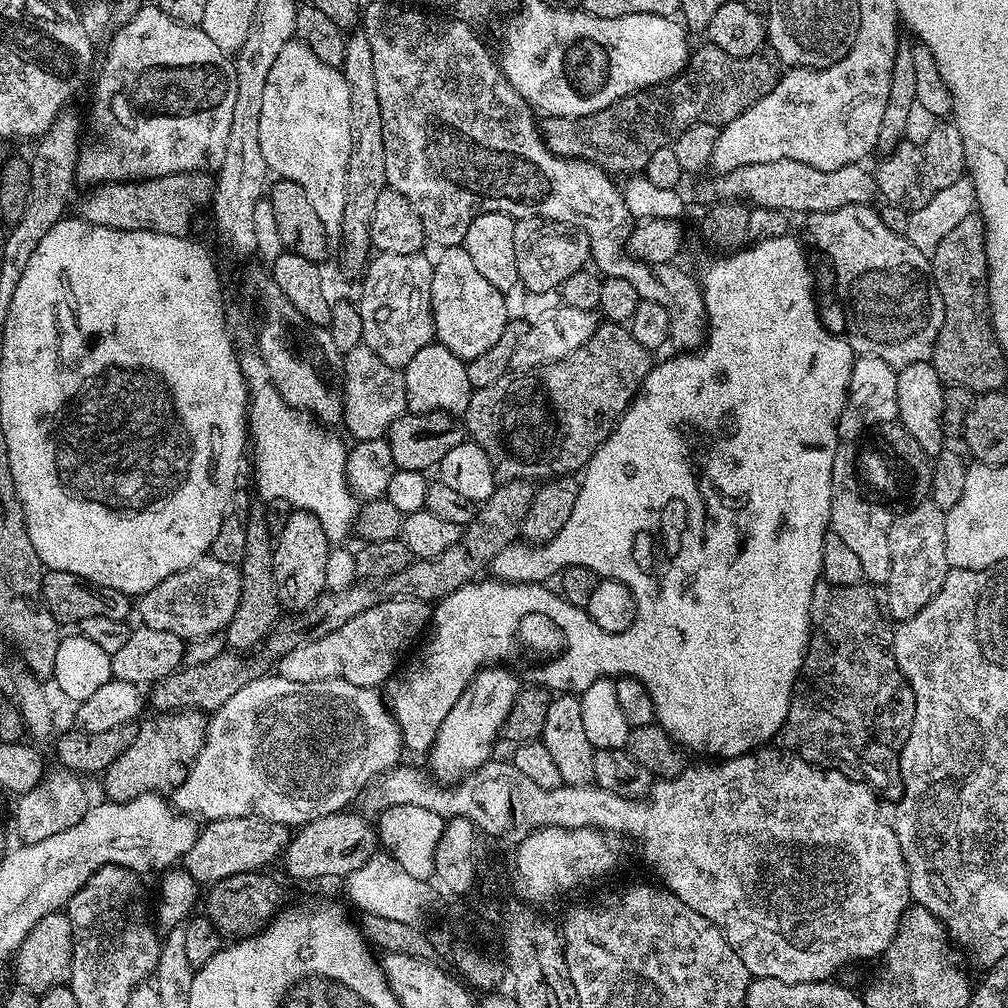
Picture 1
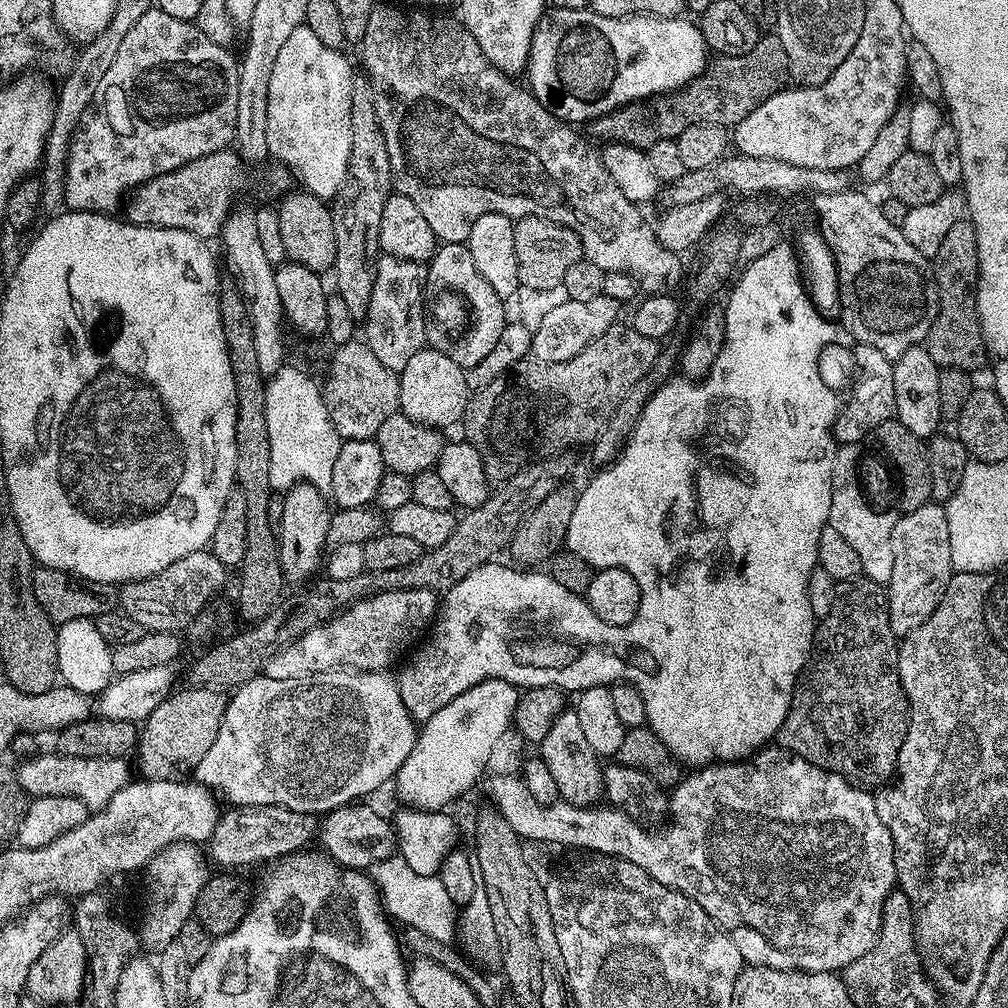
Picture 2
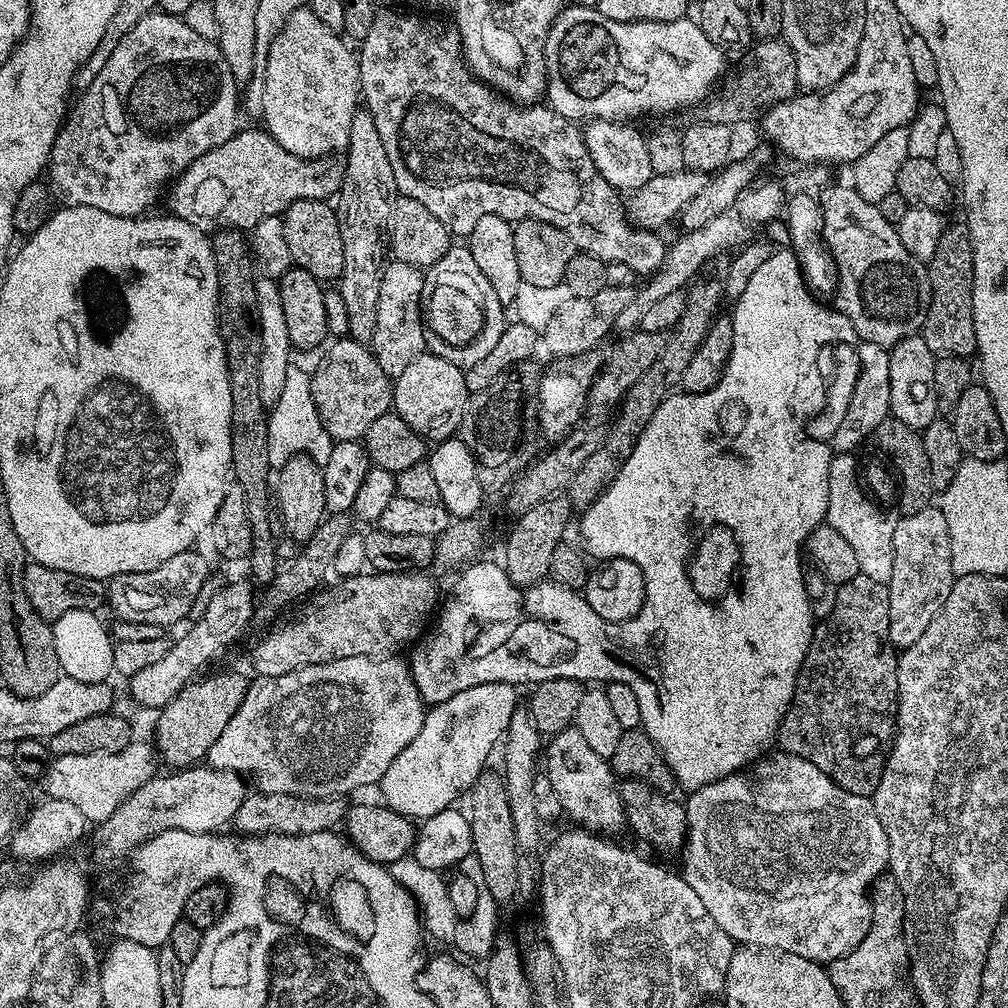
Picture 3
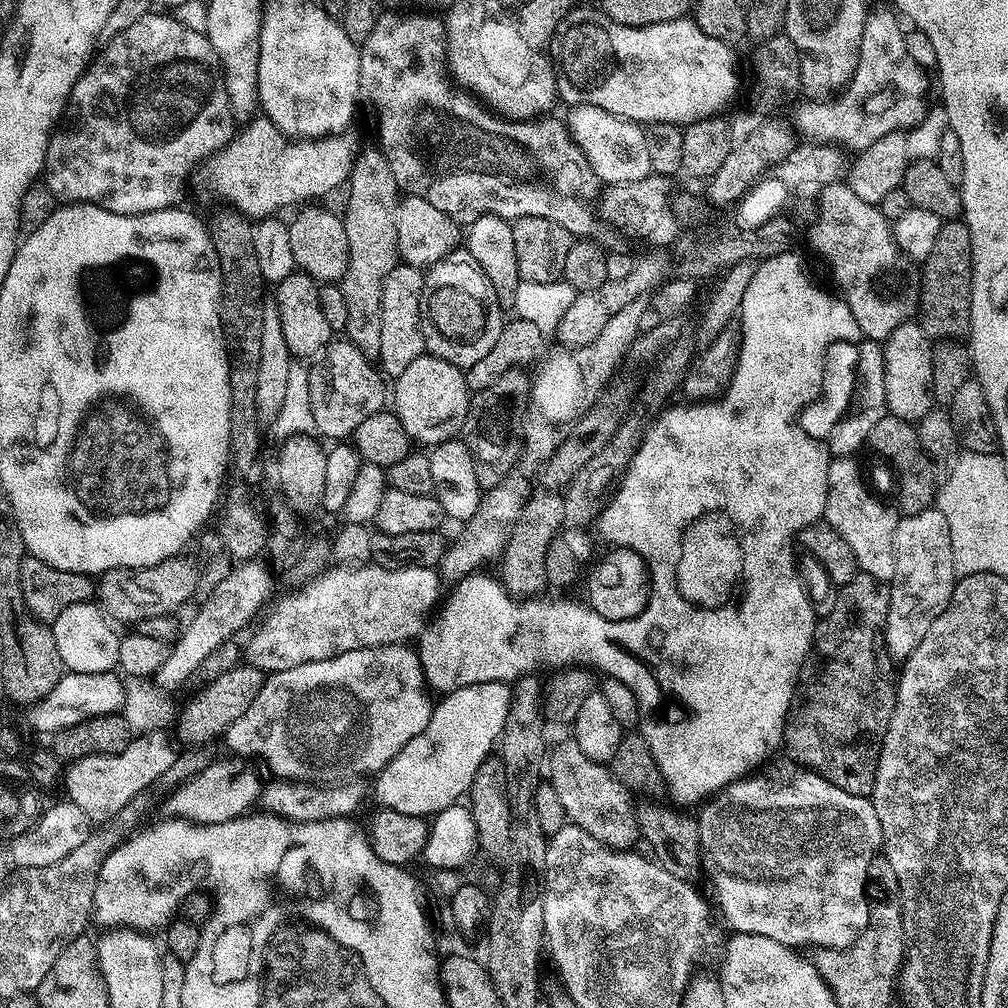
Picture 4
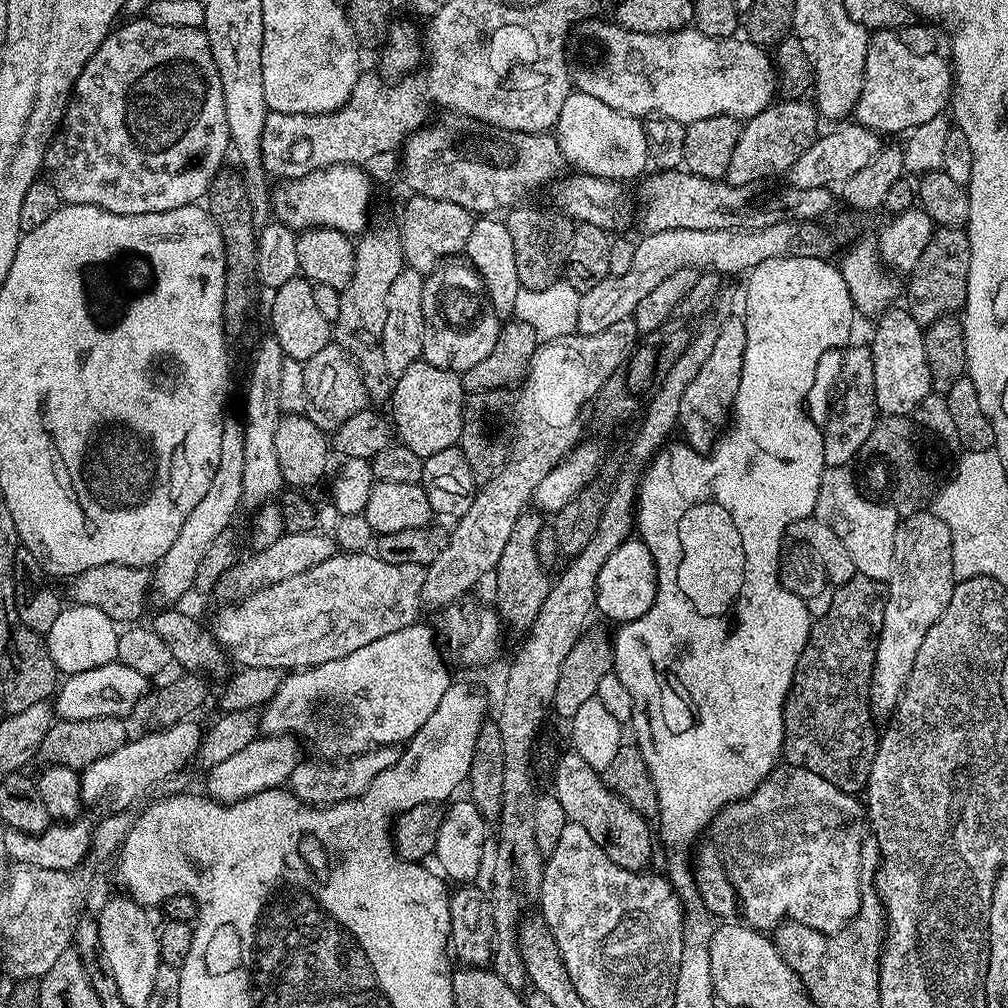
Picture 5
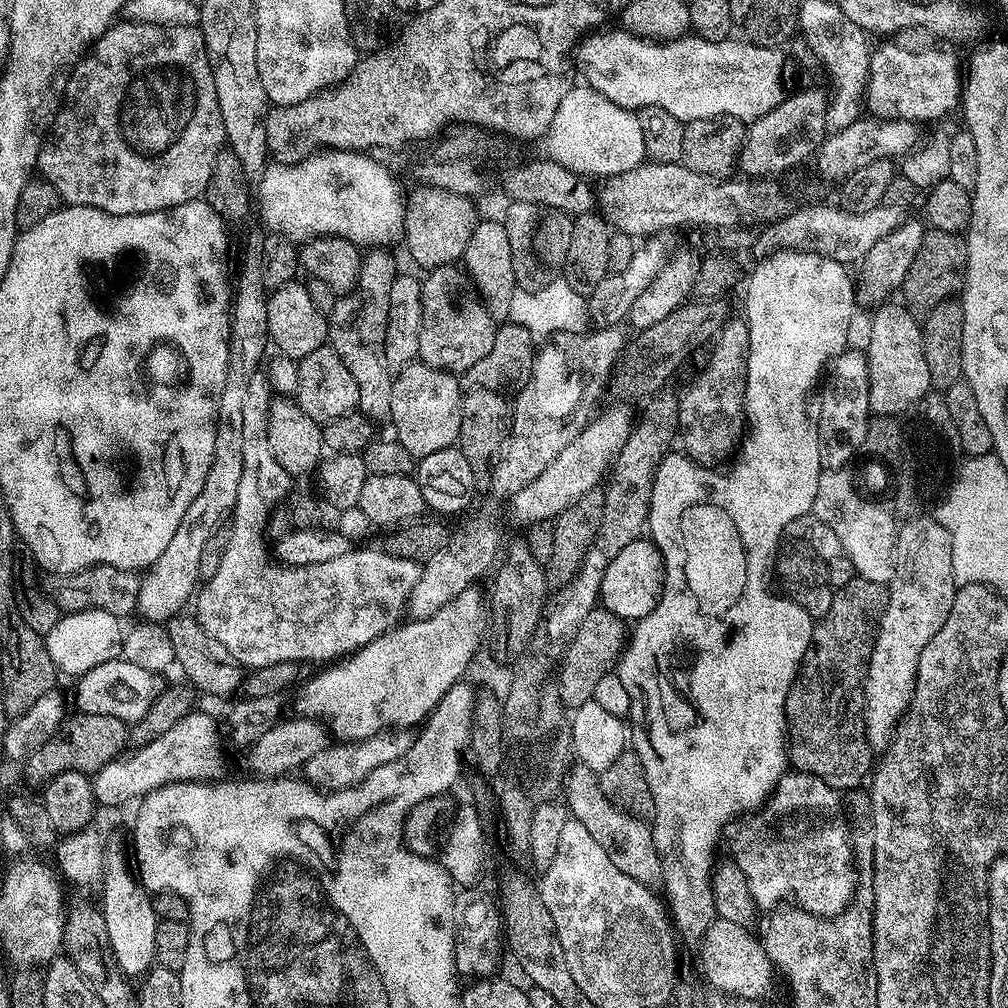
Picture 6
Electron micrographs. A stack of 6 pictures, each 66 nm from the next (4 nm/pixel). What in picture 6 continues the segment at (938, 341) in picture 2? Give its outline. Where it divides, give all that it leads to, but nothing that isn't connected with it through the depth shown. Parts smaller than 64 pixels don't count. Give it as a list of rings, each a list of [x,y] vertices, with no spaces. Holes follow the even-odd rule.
[[[937,228],[925,231],[922,246],[918,246],[918,254],[914,254],[910,270],[906,270],[906,278],[902,285],[904,307],[913,316],[923,318],[930,310],[934,310],[934,306],[938,306],[938,302],[955,297],[964,287],[967,261],[968,242],[961,233]]]

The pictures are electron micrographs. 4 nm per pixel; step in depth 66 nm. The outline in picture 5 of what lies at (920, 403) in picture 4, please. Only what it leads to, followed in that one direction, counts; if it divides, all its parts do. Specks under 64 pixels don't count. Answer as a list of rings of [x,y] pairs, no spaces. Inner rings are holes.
[[[893,306],[875,321],[876,333],[870,339],[874,358],[874,398],[885,416],[911,417],[933,393],[930,366],[926,362],[924,328],[914,322],[911,311]]]

